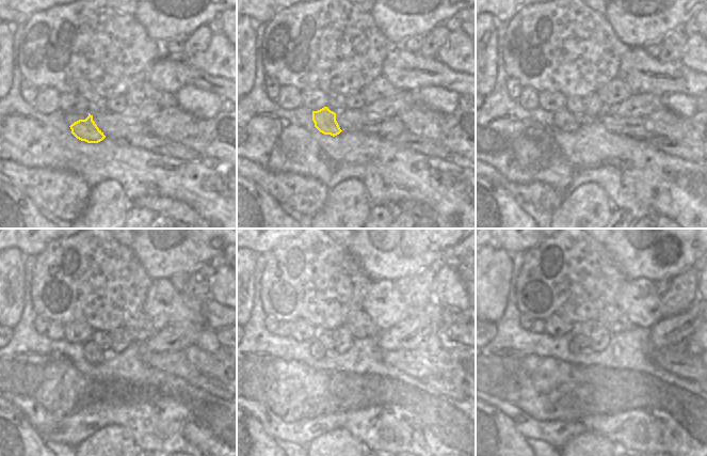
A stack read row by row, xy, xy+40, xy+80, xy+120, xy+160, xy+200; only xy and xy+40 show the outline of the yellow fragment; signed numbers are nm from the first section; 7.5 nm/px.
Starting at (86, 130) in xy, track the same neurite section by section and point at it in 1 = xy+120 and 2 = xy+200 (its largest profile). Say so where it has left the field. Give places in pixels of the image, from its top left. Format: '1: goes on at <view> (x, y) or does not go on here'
1: goes on at xy+120 (90, 355)
2: goes on at xy+200 (565, 332)

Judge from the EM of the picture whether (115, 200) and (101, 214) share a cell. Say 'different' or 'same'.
same

